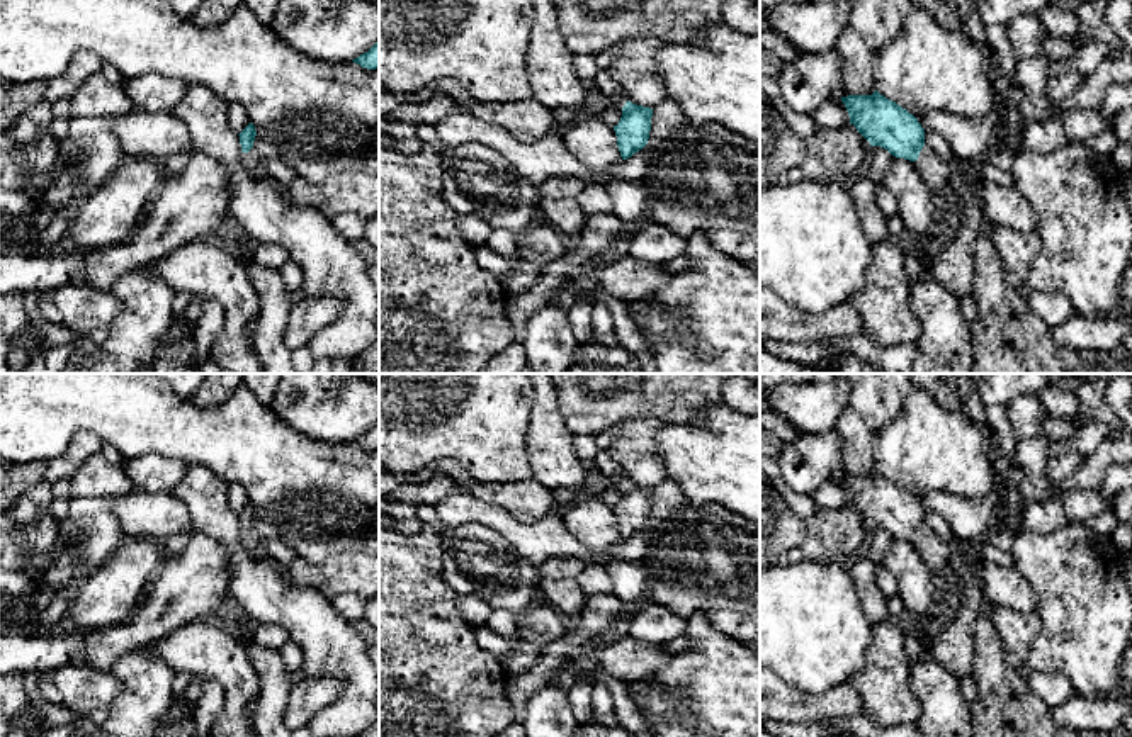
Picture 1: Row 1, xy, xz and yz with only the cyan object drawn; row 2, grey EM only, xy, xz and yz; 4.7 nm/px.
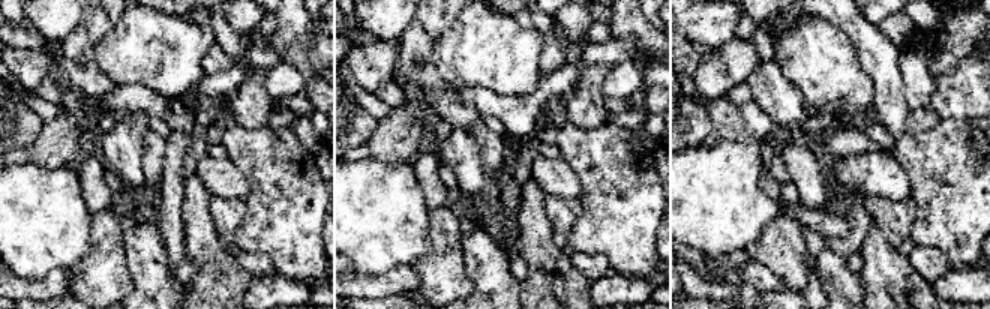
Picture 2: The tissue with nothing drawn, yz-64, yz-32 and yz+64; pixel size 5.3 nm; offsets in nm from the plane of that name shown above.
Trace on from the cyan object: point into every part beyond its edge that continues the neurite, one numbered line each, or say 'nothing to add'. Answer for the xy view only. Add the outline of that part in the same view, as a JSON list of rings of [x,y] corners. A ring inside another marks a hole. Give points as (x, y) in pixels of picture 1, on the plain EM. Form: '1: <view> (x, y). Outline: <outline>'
1: xy (252, 540). Outline: [[[253,528],[248,533],[241,533],[241,542],[250,555],[258,557],[263,554],[263,542]]]

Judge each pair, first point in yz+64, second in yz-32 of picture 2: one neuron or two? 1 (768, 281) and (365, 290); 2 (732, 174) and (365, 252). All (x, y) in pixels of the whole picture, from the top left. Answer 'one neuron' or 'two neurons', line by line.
1: one neuron
2: one neuron

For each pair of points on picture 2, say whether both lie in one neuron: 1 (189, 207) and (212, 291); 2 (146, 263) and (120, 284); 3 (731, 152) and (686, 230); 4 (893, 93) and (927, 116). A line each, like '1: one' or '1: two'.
1: one
2: two
3: one
4: two

